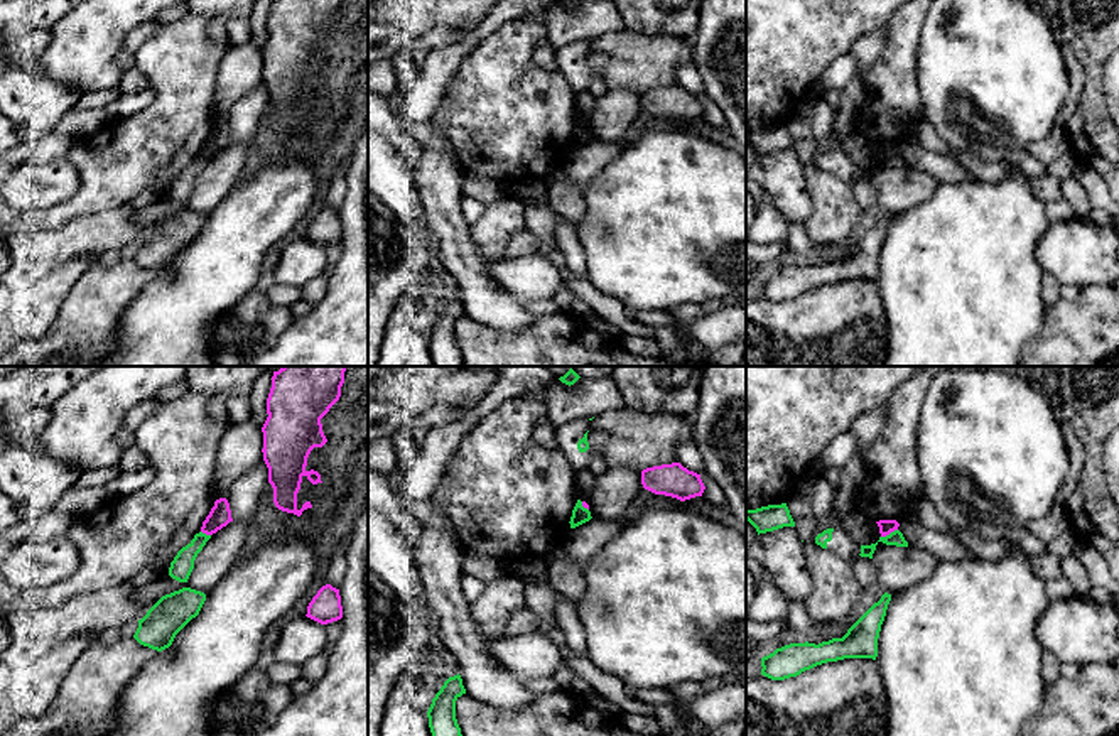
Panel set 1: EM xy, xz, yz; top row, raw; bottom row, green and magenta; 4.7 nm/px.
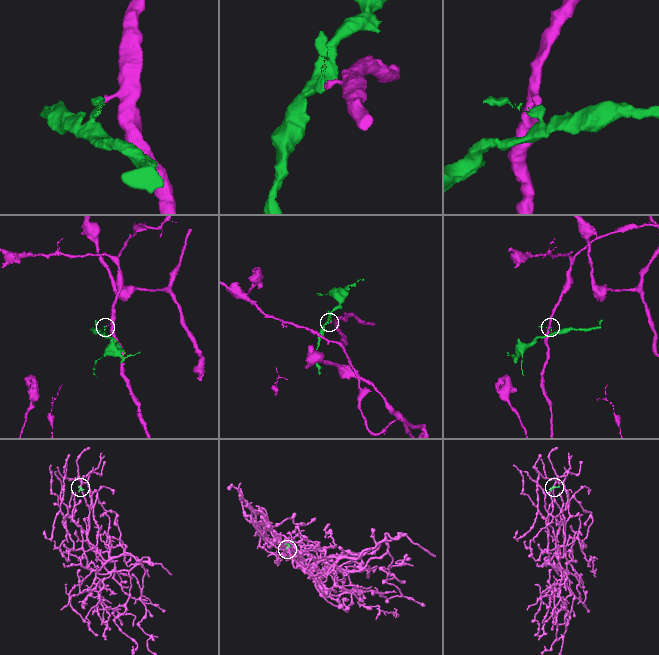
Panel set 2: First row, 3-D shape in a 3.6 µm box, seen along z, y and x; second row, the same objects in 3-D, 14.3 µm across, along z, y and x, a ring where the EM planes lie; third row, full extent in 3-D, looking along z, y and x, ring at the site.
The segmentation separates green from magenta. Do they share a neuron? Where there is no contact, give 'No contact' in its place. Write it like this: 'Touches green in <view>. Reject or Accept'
Touches green in yz. Reject

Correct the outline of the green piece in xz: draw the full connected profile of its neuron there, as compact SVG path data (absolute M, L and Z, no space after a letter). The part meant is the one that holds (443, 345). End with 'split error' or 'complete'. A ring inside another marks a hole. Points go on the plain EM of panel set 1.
M461 297L449 299L427 333L432 366L461 366L462 356L456 341L456 322L466 316Z | complete

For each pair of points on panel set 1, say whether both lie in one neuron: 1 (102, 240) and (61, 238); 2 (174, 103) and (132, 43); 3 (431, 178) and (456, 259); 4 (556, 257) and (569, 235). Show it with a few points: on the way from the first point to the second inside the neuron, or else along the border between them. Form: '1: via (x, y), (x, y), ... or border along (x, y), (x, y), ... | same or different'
1: via (91, 238), (71, 238) | same
2: border along (164, 24), (135, 54) | different
3: via (441, 198), (443, 216), (451, 238) | same
4: border along (556, 213), (554, 243), (566, 265), (584, 279) | different

